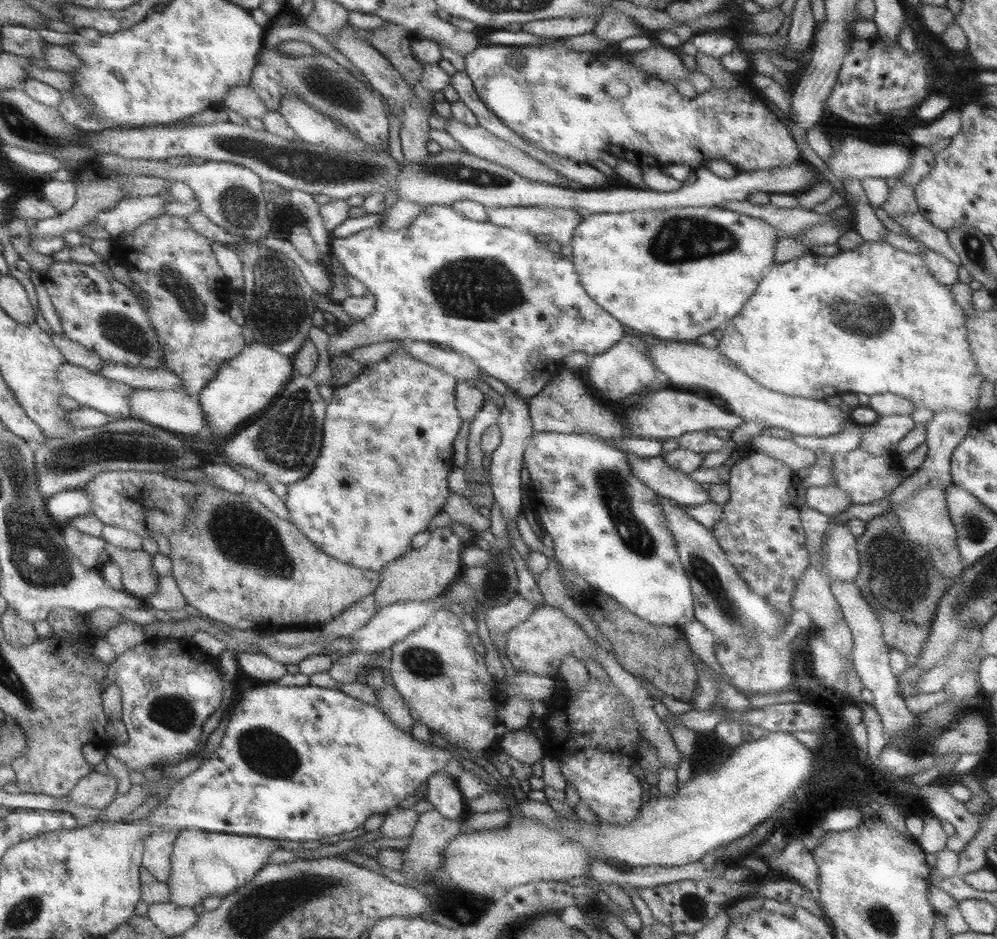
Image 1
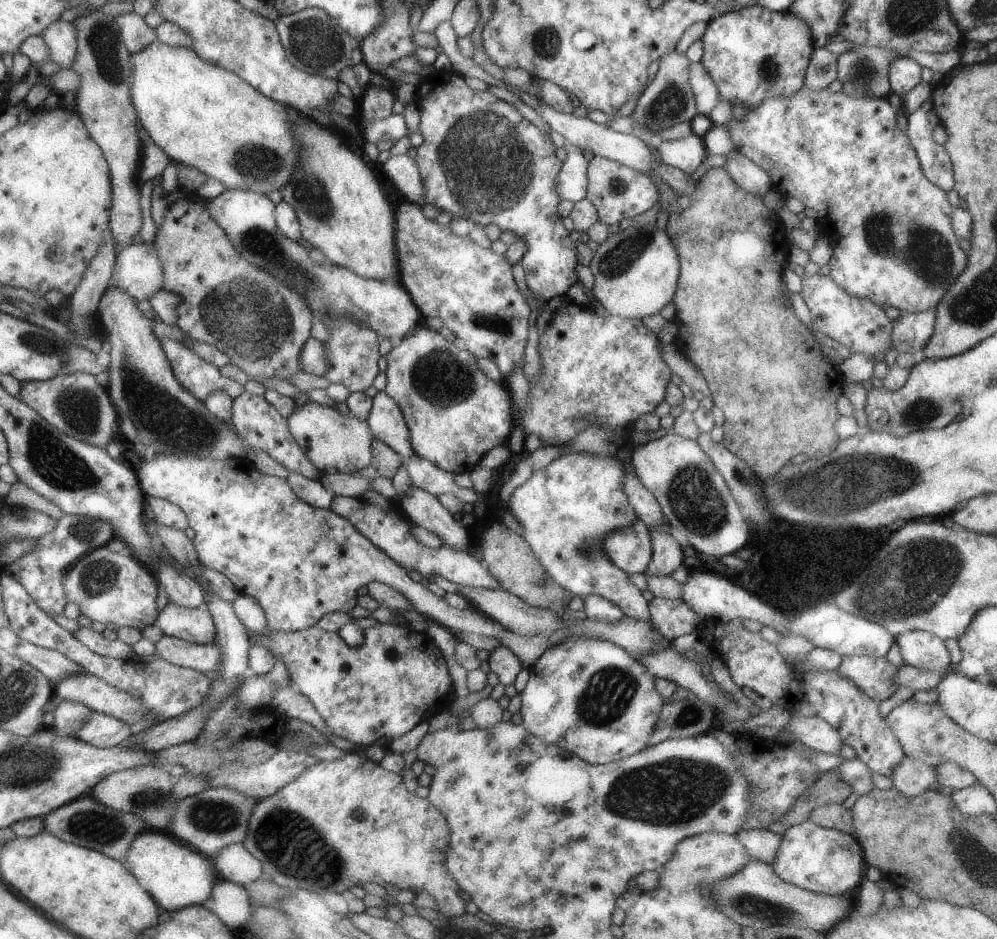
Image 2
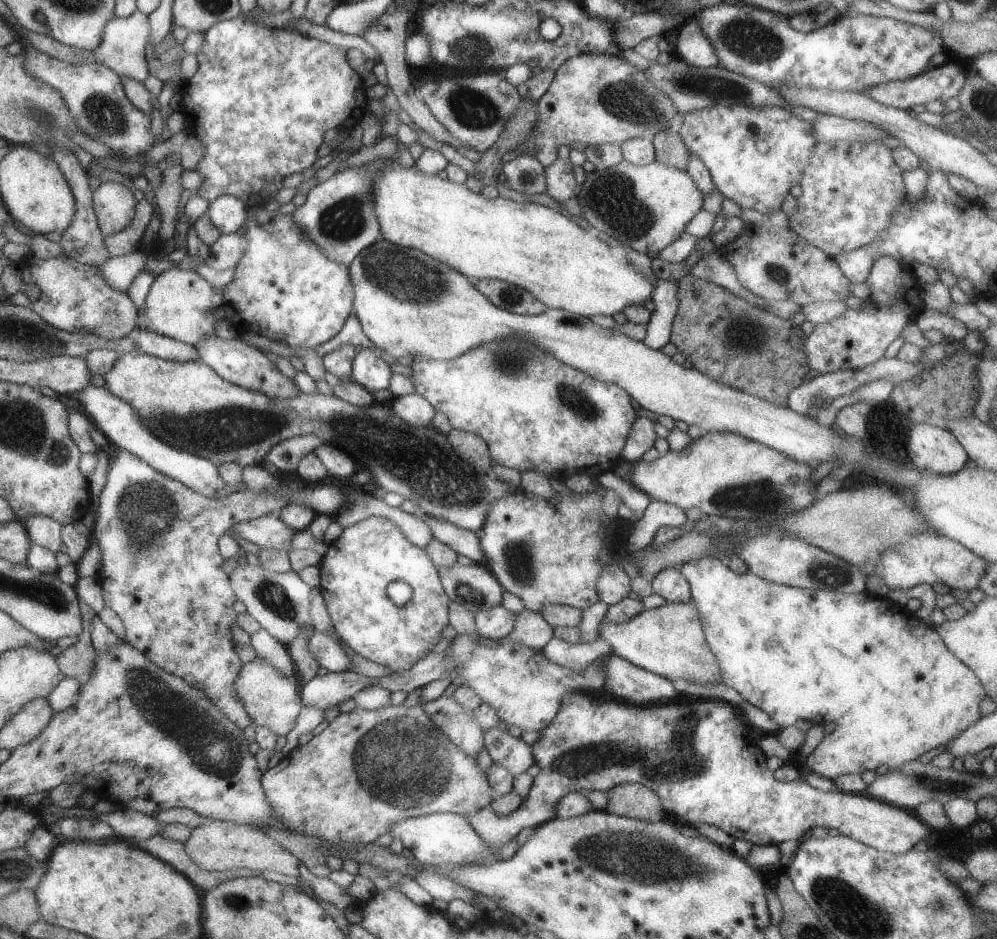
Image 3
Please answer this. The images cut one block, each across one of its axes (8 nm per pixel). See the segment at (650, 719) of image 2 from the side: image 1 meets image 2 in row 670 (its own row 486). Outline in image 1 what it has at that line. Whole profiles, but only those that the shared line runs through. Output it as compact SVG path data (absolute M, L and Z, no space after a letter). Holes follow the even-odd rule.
M534 432L527 442L528 446L524 450L523 463L524 468L530 473L530 516L539 521L538 528L541 533L547 533L554 539L554 550L558 561L565 570L571 570L578 576L581 576L593 589L599 590L614 600L617 600L622 606L625 606L632 614L651 622L652 624L674 626L682 628L684 624L695 620L695 602L692 594L692 587L689 576L685 573L680 556L676 552L676 542L669 529L668 521L665 519L664 511L661 510L659 494L652 488L646 486L642 480L636 478L630 470L630 454L617 450L616 447L599 437L582 434L562 434L561 432Z

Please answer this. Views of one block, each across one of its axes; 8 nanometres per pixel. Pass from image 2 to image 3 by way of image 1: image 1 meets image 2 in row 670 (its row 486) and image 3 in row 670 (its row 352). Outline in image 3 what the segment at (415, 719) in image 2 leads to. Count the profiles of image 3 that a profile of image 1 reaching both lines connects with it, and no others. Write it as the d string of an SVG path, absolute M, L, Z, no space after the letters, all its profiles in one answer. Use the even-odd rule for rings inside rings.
M370 517L366 520L357 522L354 526L345 528L335 541L328 546L325 546L322 557L323 559L321 560L320 567L321 585L319 588L325 599L325 603L327 604L327 611L333 622L337 636L356 653L364 656L364 658L368 658L368 660L372 660L372 662L387 666L394 673L401 673L402 671L409 671L420 659L428 656L430 650L440 642L442 630L449 624L449 602L451 600L442 586L439 572L432 562L432 559L428 556L427 550L416 546L411 540L408 540L408 537L400 530L400 527L397 524L392 522L392 520L386 517ZM397 580L403 580L412 587L412 600L407 606L396 606L396 604L388 598L388 595L386 595L388 586Z

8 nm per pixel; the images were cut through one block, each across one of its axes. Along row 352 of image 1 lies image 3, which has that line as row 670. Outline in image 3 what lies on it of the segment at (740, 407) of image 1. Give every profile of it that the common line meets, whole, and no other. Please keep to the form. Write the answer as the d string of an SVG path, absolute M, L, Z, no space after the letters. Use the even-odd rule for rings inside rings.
M694 600L687 603L667 602L661 607L644 610L622 624L601 622L599 636L612 645L612 653L668 680L713 685L724 683L719 662L706 642Z

